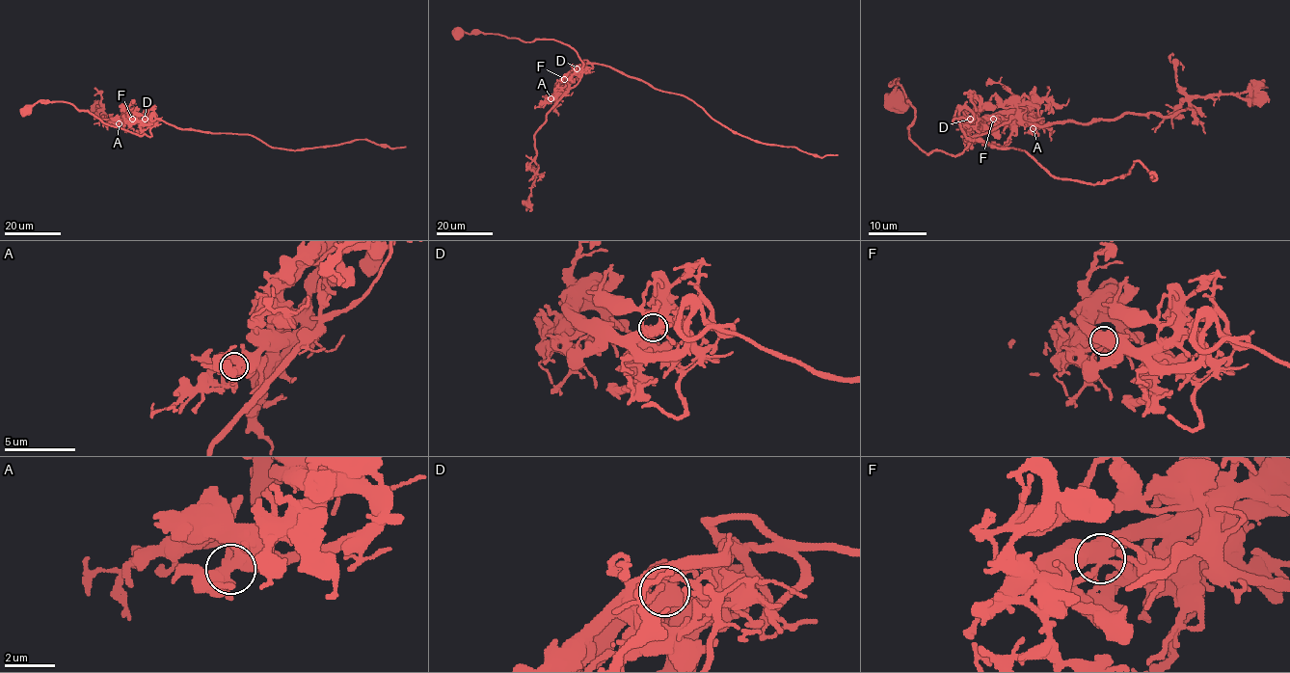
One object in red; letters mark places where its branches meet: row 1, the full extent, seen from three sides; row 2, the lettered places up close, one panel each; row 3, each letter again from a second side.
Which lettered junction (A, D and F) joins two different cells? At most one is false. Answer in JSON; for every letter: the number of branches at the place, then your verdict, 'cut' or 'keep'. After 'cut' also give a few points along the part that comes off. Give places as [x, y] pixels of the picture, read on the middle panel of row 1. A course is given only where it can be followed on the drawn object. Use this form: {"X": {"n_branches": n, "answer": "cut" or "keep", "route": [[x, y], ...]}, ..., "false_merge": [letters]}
{"A": {"n_branches": 4, "answer": "keep"}, "D": {"n_branches": 5, "answer": "keep"}, "F": {"n_branches": 5, "answer": "cut", "route": [[564, 79], [586, 63], [609, 66], [655, 89], [685, 95], [751, 140], [820, 157], [838, 155]]}, "false_merge": ["F"]}

